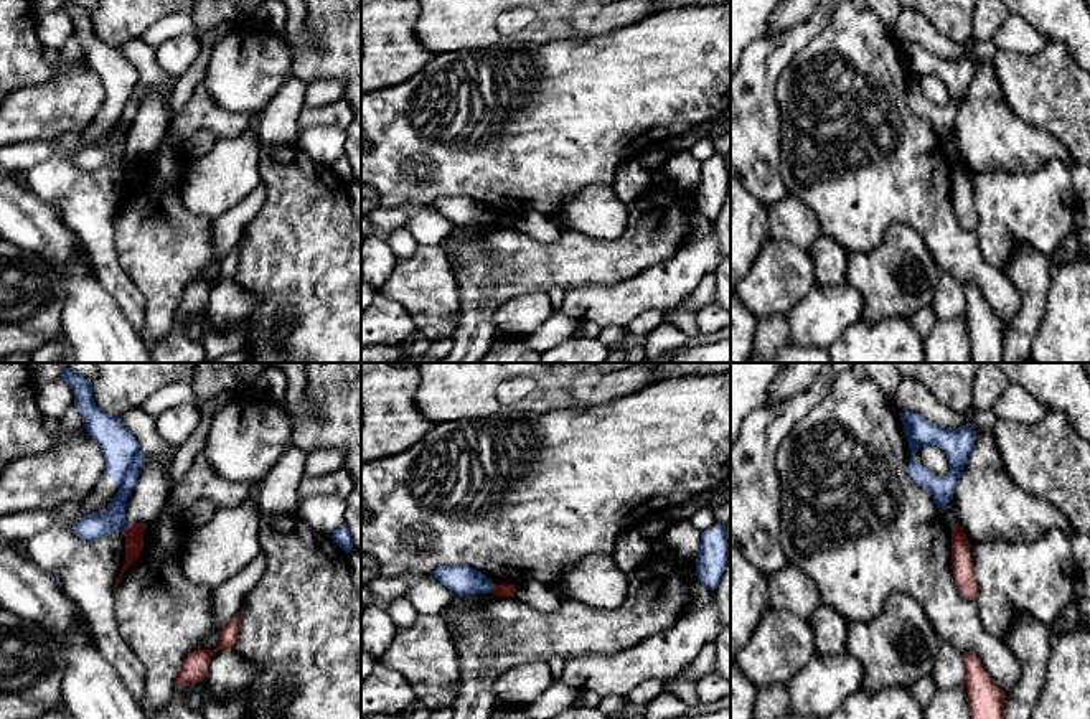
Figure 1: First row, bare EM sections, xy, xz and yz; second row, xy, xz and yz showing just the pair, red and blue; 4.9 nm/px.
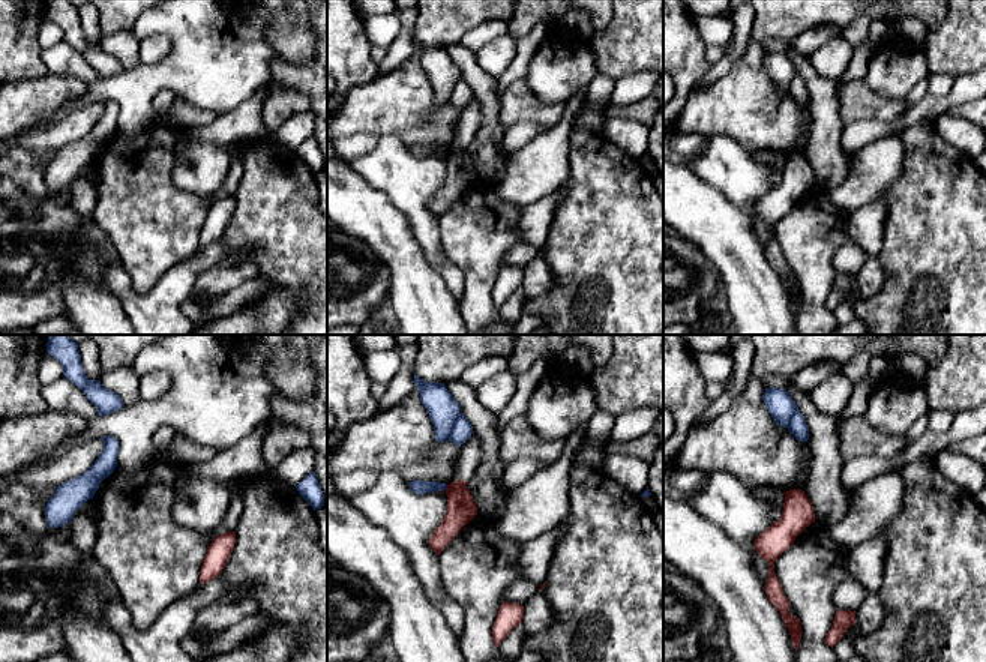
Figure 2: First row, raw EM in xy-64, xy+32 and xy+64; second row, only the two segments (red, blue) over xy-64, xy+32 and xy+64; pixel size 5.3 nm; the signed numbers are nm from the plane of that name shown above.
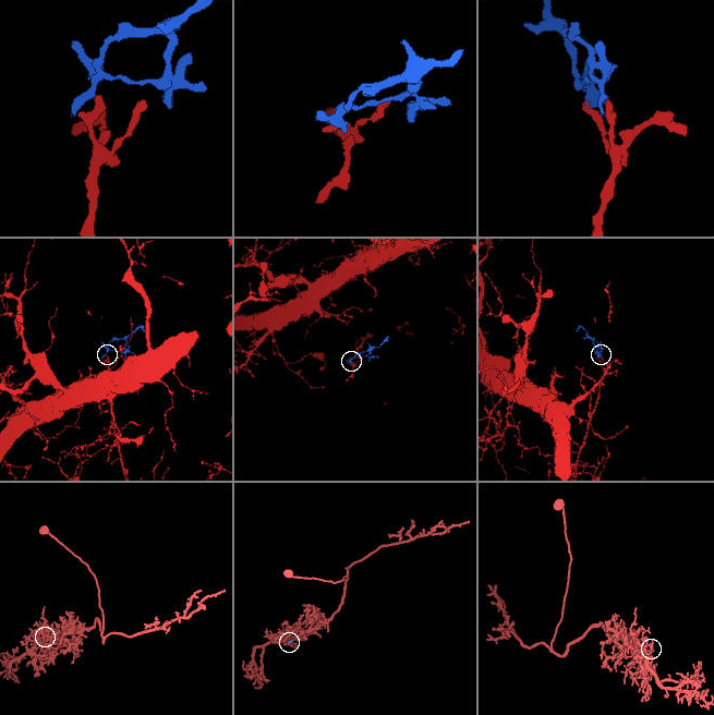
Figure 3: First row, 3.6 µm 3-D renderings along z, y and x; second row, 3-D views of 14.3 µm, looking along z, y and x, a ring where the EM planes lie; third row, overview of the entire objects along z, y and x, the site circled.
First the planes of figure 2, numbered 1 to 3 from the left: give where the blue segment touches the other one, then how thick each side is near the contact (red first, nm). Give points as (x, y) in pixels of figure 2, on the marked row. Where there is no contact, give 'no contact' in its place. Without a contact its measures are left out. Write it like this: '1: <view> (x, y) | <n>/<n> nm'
1: no contact
2: xy+32 (447, 487) | 160/80 nm
3: no contact

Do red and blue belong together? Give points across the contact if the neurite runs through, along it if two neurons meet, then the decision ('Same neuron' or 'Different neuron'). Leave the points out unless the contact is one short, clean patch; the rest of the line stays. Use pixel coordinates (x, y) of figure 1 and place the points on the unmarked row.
Boundary: xy (129, 155), (122, 164). Different neuron

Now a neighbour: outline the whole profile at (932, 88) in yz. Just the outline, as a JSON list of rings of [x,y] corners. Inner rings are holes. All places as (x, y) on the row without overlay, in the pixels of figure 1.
[[[922,76],[915,82],[915,92],[927,97],[938,107],[945,107],[950,102],[950,96],[943,81],[937,76]]]

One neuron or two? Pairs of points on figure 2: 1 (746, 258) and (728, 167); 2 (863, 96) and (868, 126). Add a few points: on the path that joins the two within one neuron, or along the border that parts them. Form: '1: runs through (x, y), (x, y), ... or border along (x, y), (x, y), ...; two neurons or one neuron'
1: border along (707, 183), (718, 188), (746, 213), (755, 234); two neurons
2: border along (901, 114), (890, 122), (856, 119), (845, 125); two neurons

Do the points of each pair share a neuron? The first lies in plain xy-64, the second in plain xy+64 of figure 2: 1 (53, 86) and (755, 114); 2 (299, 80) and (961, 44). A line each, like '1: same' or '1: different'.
1: same
2: same

